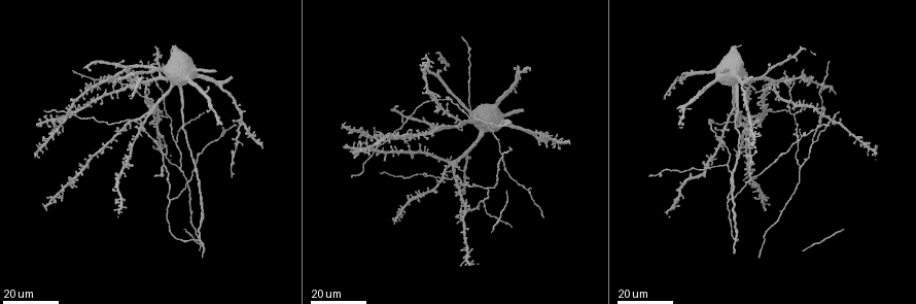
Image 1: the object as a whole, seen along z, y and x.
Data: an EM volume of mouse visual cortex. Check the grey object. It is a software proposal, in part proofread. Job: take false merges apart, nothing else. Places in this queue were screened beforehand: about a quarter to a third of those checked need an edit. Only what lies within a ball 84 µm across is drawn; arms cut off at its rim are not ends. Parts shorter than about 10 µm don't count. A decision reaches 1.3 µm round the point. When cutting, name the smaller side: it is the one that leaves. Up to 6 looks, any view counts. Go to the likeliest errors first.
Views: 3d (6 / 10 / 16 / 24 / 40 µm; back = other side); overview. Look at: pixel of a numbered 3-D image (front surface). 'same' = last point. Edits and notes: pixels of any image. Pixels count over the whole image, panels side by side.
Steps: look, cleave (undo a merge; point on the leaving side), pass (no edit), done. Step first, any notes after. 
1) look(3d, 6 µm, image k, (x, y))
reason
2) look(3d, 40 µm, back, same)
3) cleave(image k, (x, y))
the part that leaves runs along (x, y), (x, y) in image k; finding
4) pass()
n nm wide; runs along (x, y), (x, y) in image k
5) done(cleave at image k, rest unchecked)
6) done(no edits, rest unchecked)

look(3d, 24 µm, image 1, (145, 104))
a fork

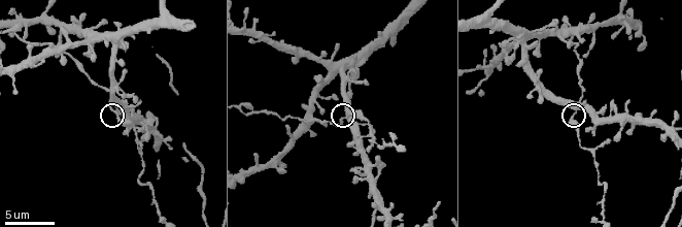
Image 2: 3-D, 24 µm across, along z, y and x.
look(3d, 6 µm, image 2, (346, 119))

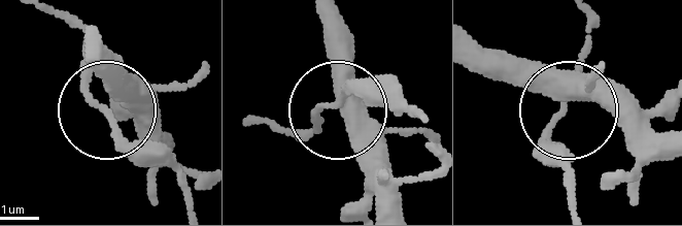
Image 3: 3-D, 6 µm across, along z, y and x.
pass()
continuous, no second neuron

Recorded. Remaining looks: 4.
look(3d, 6 µm, image 2, (190, 153))
arms part here

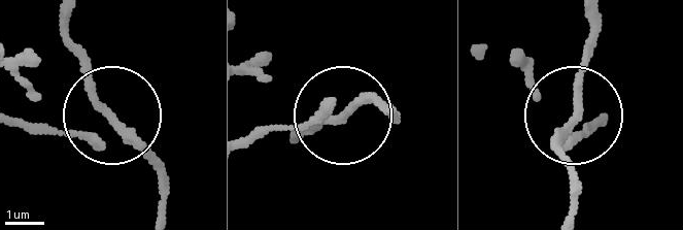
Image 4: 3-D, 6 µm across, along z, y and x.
pass()
runs along (13, 120), (53, 136), (108, 126), (89, 67), (66, 40) in image 4; one neuron here

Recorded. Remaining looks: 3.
look(3d, 16 µm, image 1, (176, 142))
three-way junction

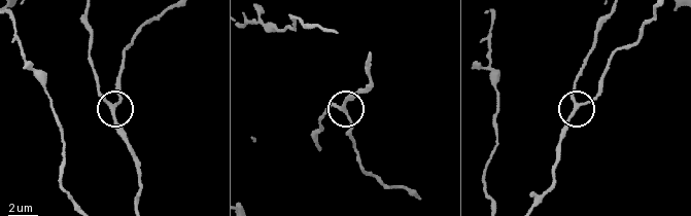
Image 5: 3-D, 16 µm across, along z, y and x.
look(3d, 10 µm, image 5, (578, 107))

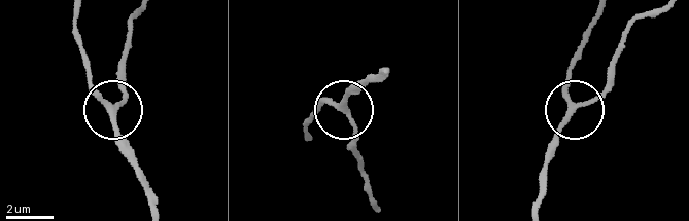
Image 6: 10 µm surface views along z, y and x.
pass()
3 arms; continuous, no second neuron

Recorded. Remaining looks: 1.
done(no edits, rest unchecked)

